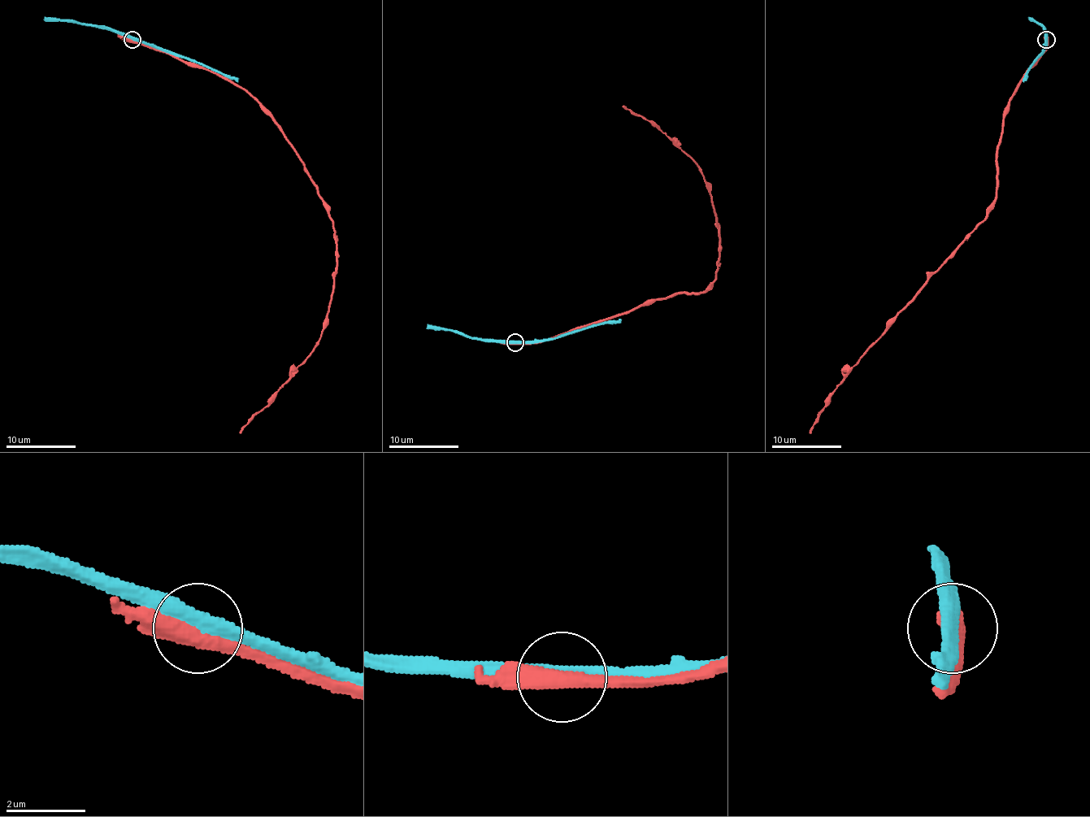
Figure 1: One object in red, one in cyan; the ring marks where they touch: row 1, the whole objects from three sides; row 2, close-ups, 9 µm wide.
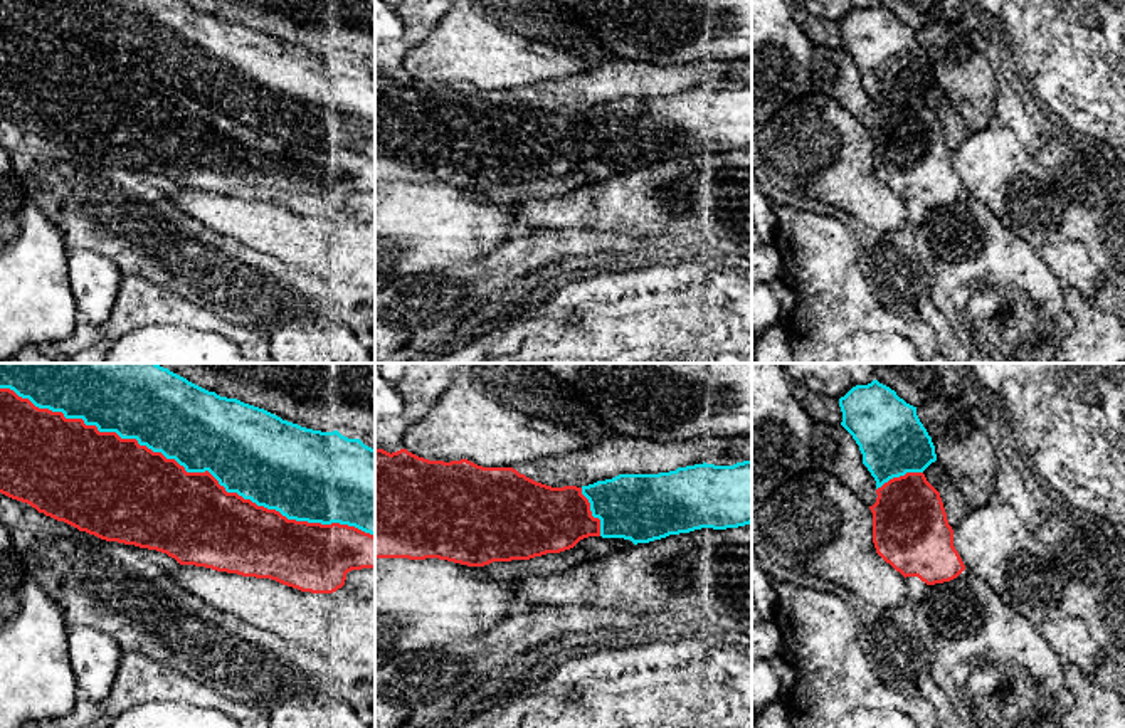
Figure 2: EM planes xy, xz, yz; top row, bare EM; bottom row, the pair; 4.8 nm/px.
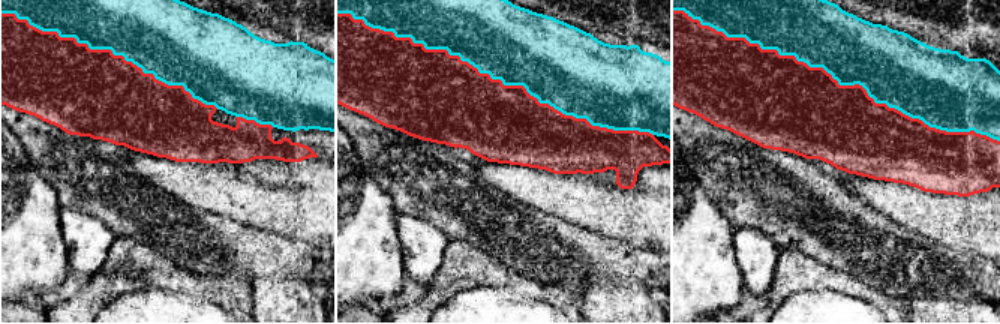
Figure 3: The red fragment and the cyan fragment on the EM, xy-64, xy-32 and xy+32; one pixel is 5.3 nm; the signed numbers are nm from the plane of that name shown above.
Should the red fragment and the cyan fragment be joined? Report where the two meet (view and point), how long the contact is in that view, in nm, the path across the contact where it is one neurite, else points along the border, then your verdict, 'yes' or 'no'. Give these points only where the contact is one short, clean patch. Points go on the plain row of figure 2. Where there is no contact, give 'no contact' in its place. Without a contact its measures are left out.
meets red in xy at (185, 94); contact 1900 nm long; no

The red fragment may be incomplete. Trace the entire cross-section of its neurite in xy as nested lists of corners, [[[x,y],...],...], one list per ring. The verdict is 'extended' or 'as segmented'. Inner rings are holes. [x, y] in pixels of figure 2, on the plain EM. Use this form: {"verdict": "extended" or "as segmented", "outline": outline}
{"verdict": "as segmented", "outline": [[[0,12],[0,116],[106,165],[156,173],[180,188],[271,202],[301,215],[333,217],[345,208],[348,195],[375,192],[375,160],[370,156],[340,146],[288,143],[276,133],[227,116],[209,94],[187,96],[175,82],[140,69],[136,62],[99,55],[82,42],[66,42],[62,35],[39,32],[10,12]]]}

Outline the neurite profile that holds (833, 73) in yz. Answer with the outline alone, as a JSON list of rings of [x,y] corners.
[[[814,45],[811,81],[816,91],[831,96],[868,129],[876,126],[876,104],[863,87],[859,69],[842,49]]]

